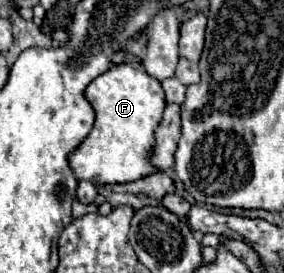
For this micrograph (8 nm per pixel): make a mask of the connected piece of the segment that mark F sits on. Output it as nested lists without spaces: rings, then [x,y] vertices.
[[[116,64],[112,70],[96,76],[84,94],[94,106],[96,122],[88,138],[70,158],[74,176],[78,180],[90,180],[102,186],[136,182],[158,172],[158,168],[150,162],[150,156],[156,146],[154,132],[166,106],[162,84],[142,68],[134,68],[132,64]]]

